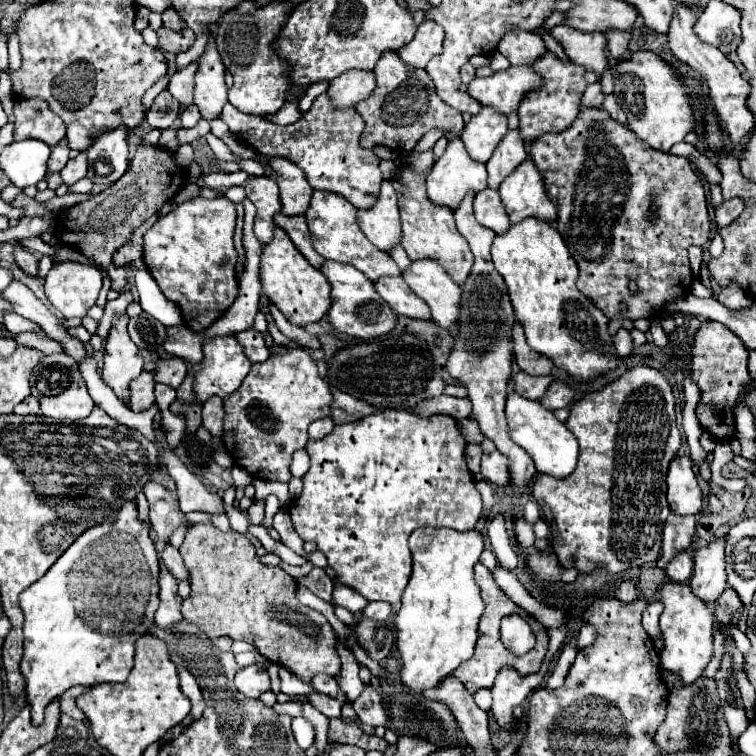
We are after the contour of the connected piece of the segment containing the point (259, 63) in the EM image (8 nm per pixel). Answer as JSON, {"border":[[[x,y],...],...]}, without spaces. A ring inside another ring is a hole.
{"border":[[[241,2],[241,6],[227,12],[217,26],[217,50],[235,80],[229,88],[229,102],[245,114],[275,114],[285,104],[289,86],[287,66],[283,68],[283,60],[271,50],[271,44],[279,34],[281,20],[289,8],[293,8],[291,2],[273,2],[261,8],[257,8],[255,2]]]}

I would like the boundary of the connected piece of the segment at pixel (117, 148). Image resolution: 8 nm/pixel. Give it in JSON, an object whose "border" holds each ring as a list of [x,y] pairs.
{"border":[[[125,126],[101,134],[91,150],[87,150],[89,156],[89,174],[87,178],[93,184],[107,184],[111,186],[115,180],[119,180],[127,172],[127,134],[129,130]]]}

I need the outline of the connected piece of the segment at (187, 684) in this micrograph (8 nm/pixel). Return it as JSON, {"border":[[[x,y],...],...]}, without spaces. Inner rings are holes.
{"border":[[[179,668],[179,680],[181,680],[181,692],[191,700],[193,708],[191,708],[191,714],[195,716],[195,720],[203,714],[203,708],[205,708],[205,702],[203,702],[203,694],[199,690],[199,684],[195,682],[193,674],[187,670],[187,668]]]}

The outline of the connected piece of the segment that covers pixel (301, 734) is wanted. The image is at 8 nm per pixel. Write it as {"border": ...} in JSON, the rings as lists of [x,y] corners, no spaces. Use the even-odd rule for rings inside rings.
{"border":[[[293,718],[293,736],[295,736],[297,744],[303,750],[307,750],[313,744],[313,740],[315,740],[315,728],[305,718]]]}

